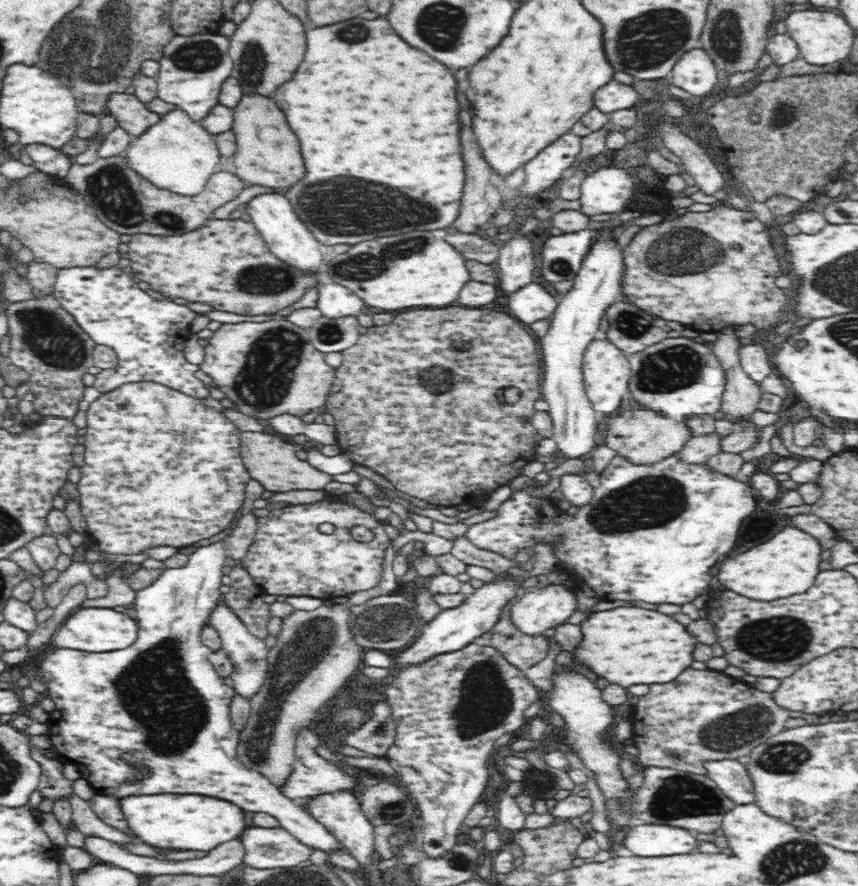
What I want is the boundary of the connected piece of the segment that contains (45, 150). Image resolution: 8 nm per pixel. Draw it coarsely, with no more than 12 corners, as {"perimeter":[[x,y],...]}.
{"perimeter":[[46,144],[25,145],[33,166],[65,177],[74,161]]}

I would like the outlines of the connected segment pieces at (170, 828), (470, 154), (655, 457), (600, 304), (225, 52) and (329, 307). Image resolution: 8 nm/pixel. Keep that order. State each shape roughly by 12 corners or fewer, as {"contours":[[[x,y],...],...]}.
{"contours":[[[196,794],[120,801],[132,836],[166,850],[238,839],[244,810]],[[462,126],[464,196],[454,229],[479,234],[503,197],[490,183],[470,126]],[[652,410],[608,420],[604,444],[637,465],[680,452],[692,433]],[[596,230],[540,338],[557,450],[596,446],[583,356],[624,299],[623,248]],[[175,34],[157,96],[194,121],[219,103],[233,62],[228,37]],[[328,284],[317,288],[316,307],[328,318],[360,314],[354,291]]]}

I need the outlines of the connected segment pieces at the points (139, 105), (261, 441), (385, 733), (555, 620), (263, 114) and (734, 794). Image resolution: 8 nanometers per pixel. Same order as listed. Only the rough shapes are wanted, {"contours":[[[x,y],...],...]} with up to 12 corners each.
{"contours":[[[131,90],[111,94],[106,114],[140,136],[161,119]],[[239,432],[243,463],[266,491],[324,490],[333,481],[296,445]],[[386,699],[346,745],[383,758],[395,742]],[[561,584],[528,590],[510,621],[530,636],[570,618],[576,596]],[[272,96],[233,108],[236,176],[280,188],[306,174]],[[738,759],[702,766],[736,805],[754,803],[749,771]]]}

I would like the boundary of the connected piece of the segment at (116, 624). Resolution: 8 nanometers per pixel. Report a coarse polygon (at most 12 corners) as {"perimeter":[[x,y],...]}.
{"perimeter":[[77,608],[57,627],[60,648],[108,652],[137,639],[113,608]]}

